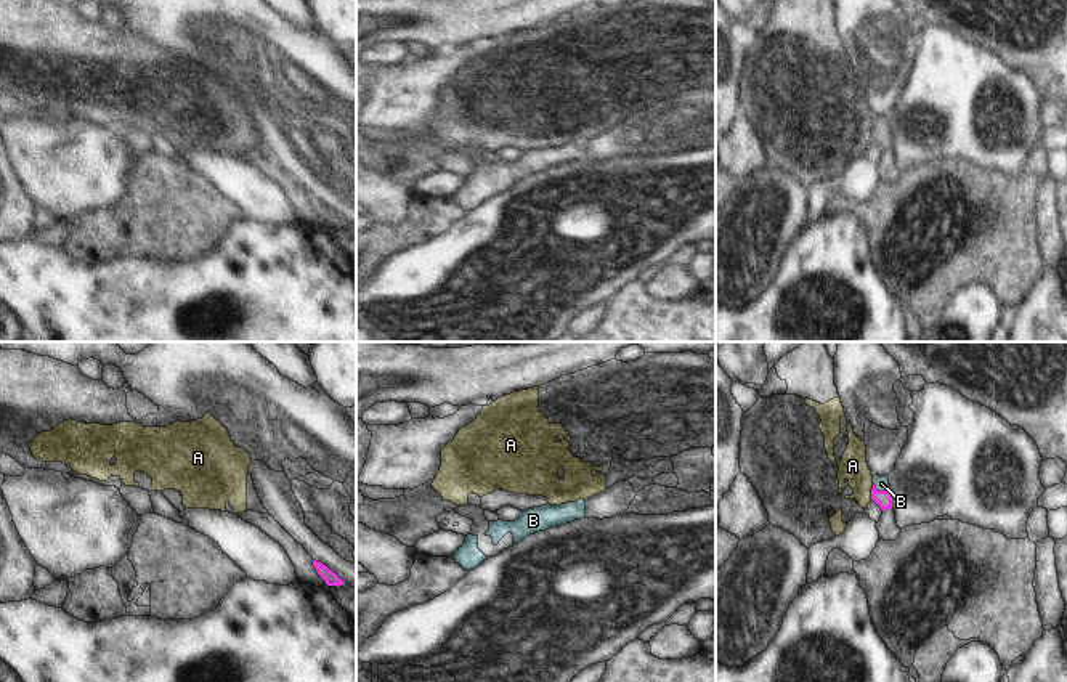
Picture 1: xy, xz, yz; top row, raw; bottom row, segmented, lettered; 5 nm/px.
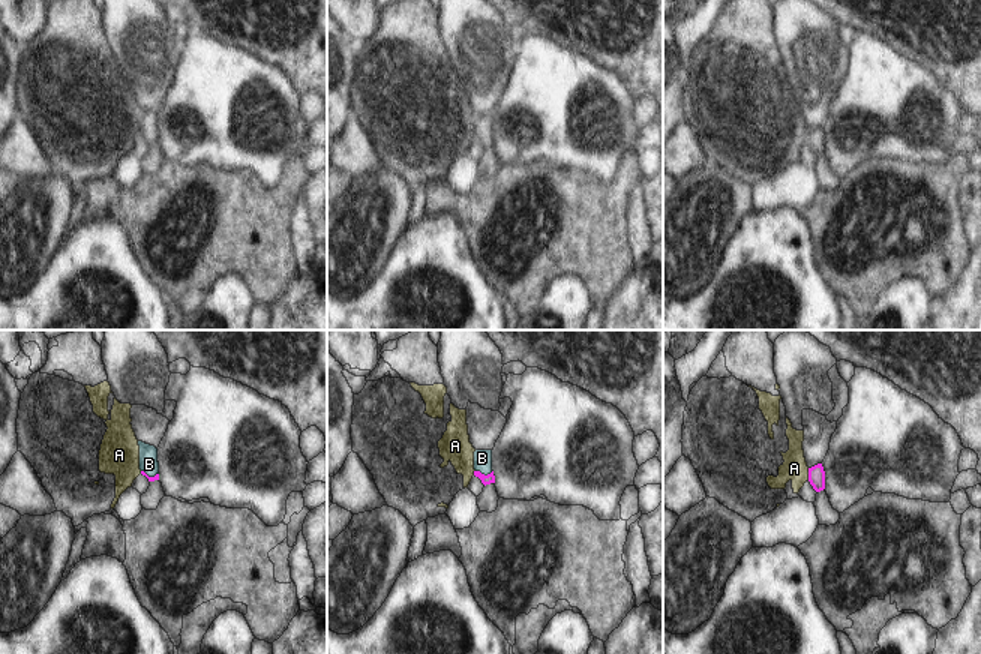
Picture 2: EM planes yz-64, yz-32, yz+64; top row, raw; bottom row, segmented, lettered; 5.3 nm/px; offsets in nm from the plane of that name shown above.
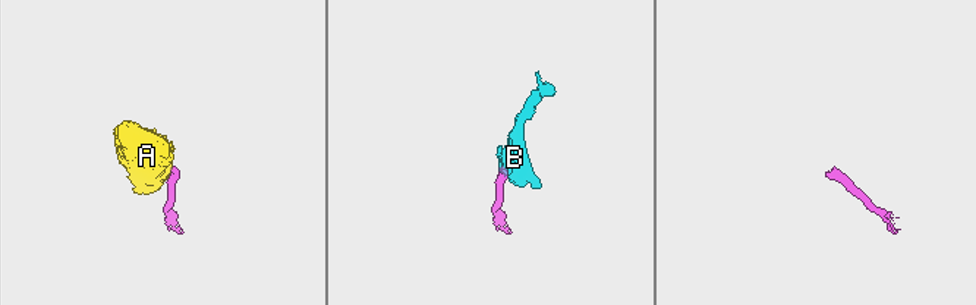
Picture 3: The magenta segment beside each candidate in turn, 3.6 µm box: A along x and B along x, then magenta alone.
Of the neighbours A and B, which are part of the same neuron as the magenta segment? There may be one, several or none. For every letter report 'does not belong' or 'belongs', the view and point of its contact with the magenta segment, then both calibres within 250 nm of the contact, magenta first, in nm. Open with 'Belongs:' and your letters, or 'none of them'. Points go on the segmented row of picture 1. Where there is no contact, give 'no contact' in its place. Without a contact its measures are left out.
Belongs: B
A: does not belong; contact yz (872, 491); calibres 80 and 140 nm
B: belongs; contact yz (881, 491); calibres 80 and 70 nm

